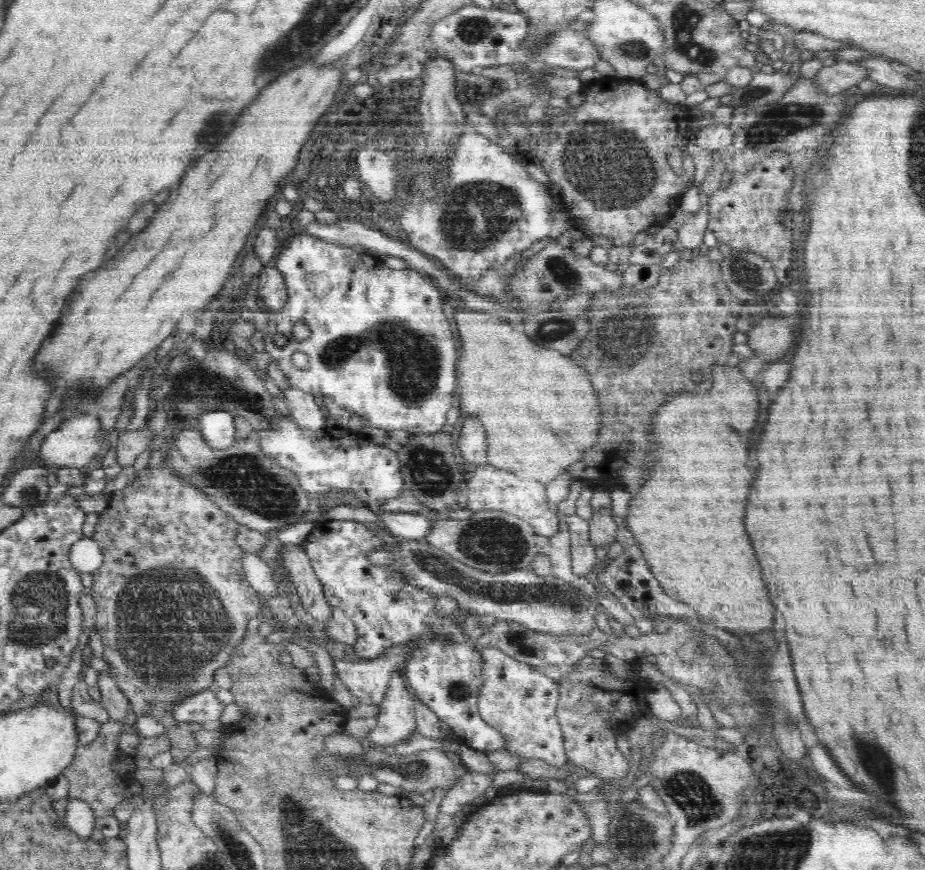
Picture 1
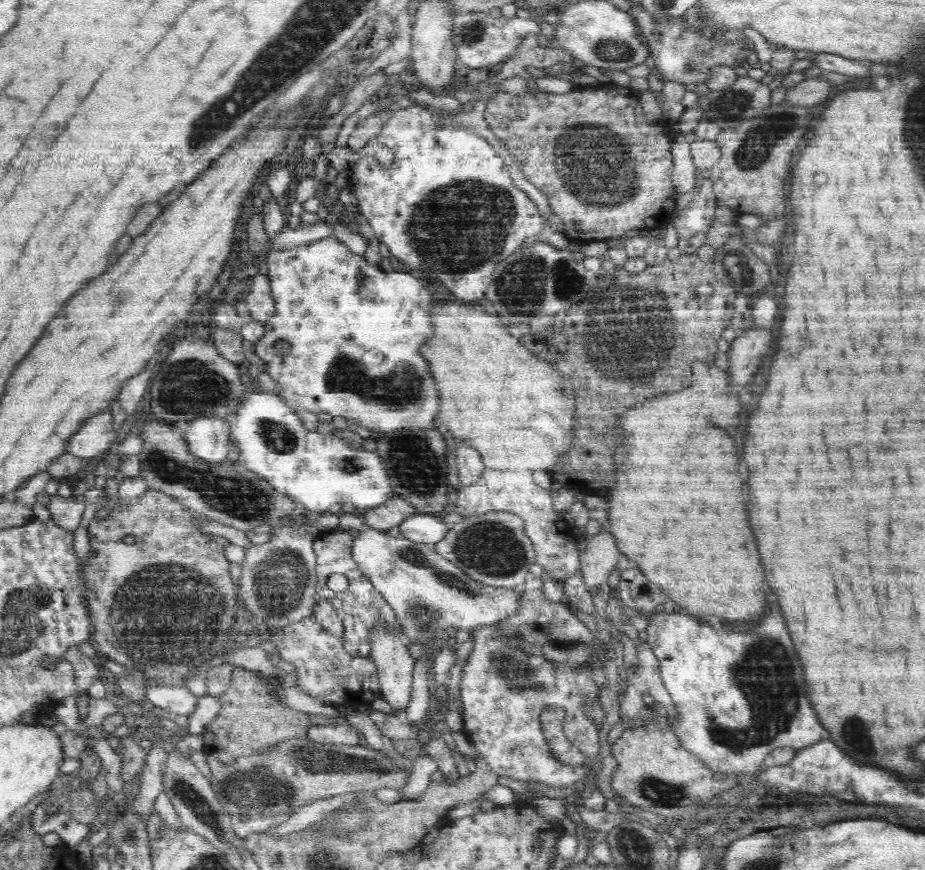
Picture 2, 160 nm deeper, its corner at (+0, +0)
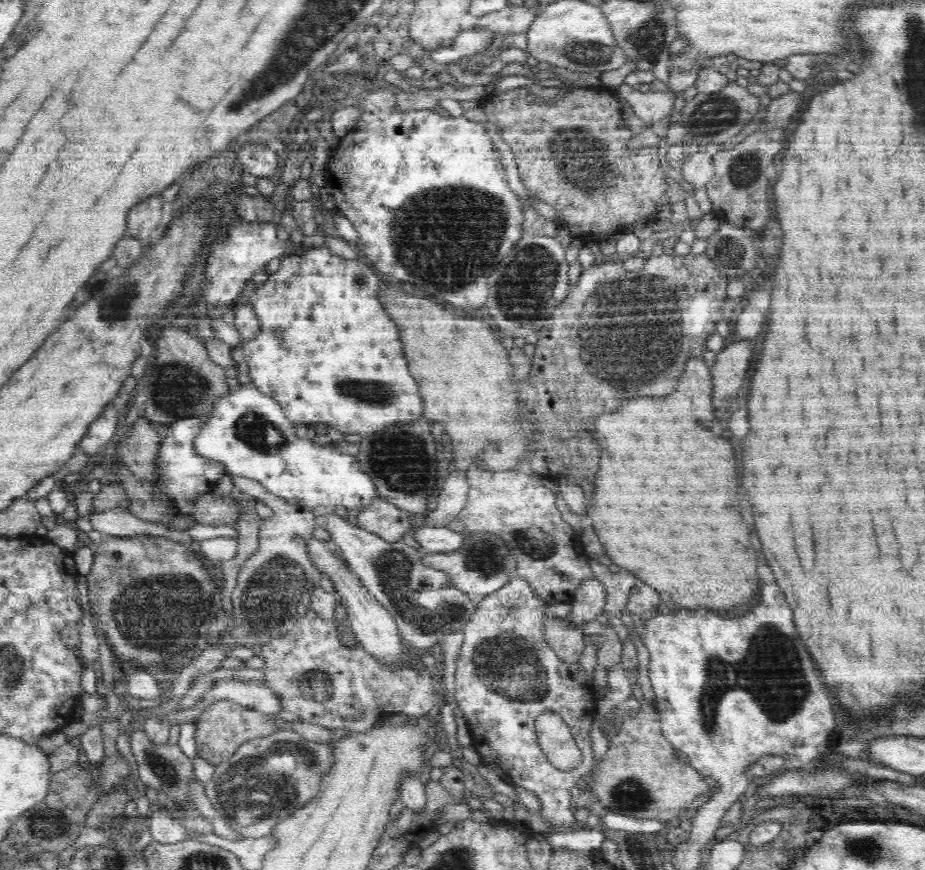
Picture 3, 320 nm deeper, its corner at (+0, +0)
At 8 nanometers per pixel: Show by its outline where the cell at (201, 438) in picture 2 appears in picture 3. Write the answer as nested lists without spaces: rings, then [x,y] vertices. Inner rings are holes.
[[[183,418],[171,424],[158,450],[157,481],[152,486],[146,486],[154,498],[158,498],[167,508],[176,508],[174,512],[182,516],[194,514],[194,500],[198,496],[204,496],[206,492],[211,492],[216,482],[227,474],[224,464],[204,458],[194,449],[194,437],[204,423],[205,420],[200,418]]]

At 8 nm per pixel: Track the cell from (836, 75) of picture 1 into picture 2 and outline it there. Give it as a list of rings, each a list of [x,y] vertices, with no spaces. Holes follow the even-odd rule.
[[[821,75],[799,82],[795,87],[788,89],[785,95],[785,104],[790,106],[813,106],[824,102],[832,90],[832,85]]]

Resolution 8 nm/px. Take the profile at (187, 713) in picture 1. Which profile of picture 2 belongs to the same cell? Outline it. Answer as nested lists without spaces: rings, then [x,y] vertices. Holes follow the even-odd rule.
[[[151,686],[150,689],[144,691],[144,694],[144,698],[150,700],[158,708],[187,717],[196,710],[199,699],[189,690],[175,686]]]

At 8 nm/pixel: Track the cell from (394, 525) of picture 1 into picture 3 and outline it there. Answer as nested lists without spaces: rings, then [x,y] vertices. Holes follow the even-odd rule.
[[[424,523],[411,532],[421,548],[426,550],[426,553],[456,552],[464,542],[459,532],[448,529],[446,526]]]

